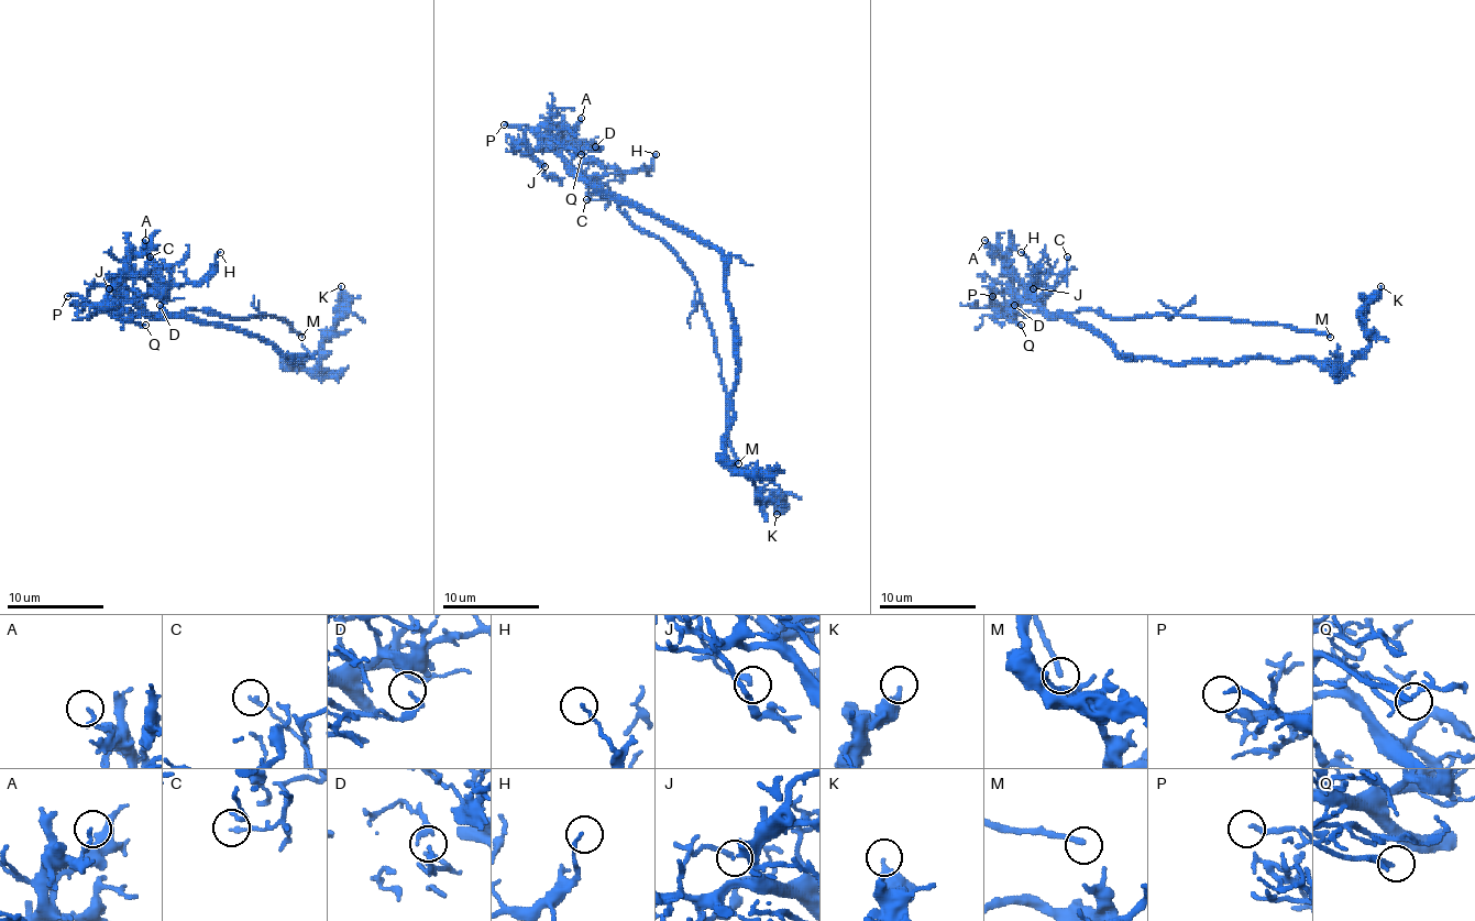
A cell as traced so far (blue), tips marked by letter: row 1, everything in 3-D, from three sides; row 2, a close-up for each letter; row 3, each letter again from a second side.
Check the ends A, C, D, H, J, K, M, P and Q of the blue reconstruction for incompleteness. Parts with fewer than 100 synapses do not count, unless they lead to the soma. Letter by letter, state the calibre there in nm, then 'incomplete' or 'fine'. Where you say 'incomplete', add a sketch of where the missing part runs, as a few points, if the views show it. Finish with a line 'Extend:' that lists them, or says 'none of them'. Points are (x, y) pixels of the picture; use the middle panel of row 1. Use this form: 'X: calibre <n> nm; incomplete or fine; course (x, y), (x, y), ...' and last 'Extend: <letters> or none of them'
A: calibre 170 nm; fine
C: calibre 140 nm; fine
D: calibre 130 nm; fine
H: calibre 120 nm; fine
J: calibre 170 nm; fine
K: calibre 320 nm; fine
M: calibre 150 nm; incomplete
P: calibre 200 nm; fine
Q: calibre 140 nm; fine
Extend: M

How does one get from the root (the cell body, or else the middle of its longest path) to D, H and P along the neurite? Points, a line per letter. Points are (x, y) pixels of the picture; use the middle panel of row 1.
D: (690, 236), (607, 193), (595, 193), (559, 156), (540, 149), (562, 144), (581, 154), (595, 146)
H: (690, 236), (623, 205), (607, 193), (595, 193), (576, 171), (589, 161), (639, 171), (651, 166), (656, 154)
P: (690, 236), (623, 205), (607, 193), (595, 193), (559, 156), (542, 151), (524, 124), (504, 124)

